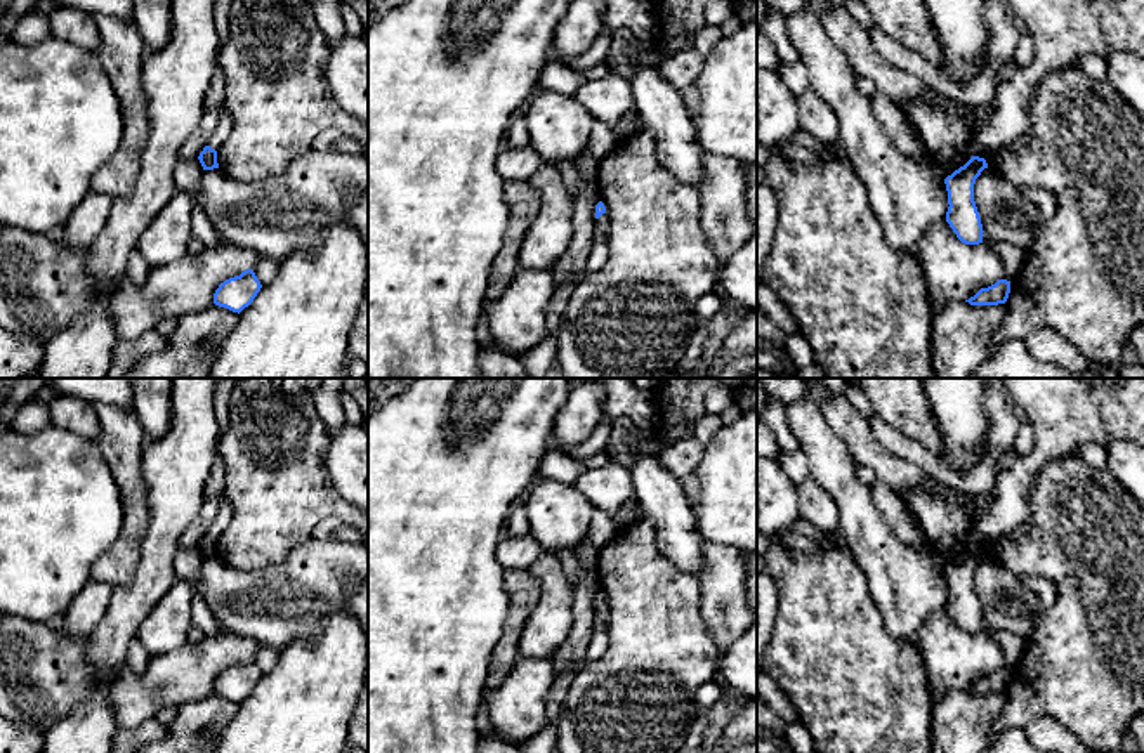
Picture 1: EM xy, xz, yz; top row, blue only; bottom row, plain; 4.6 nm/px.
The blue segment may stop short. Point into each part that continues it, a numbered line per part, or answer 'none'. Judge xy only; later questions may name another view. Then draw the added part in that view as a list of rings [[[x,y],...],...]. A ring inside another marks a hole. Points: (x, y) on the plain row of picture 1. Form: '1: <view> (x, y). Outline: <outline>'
1: xy (224, 514). Outline: [[[220,496],[219,512],[217,512],[212,526],[208,527],[208,534],[217,540],[224,533],[224,529],[229,526],[231,517],[233,517],[233,508],[231,508],[229,501],[224,496]]]

